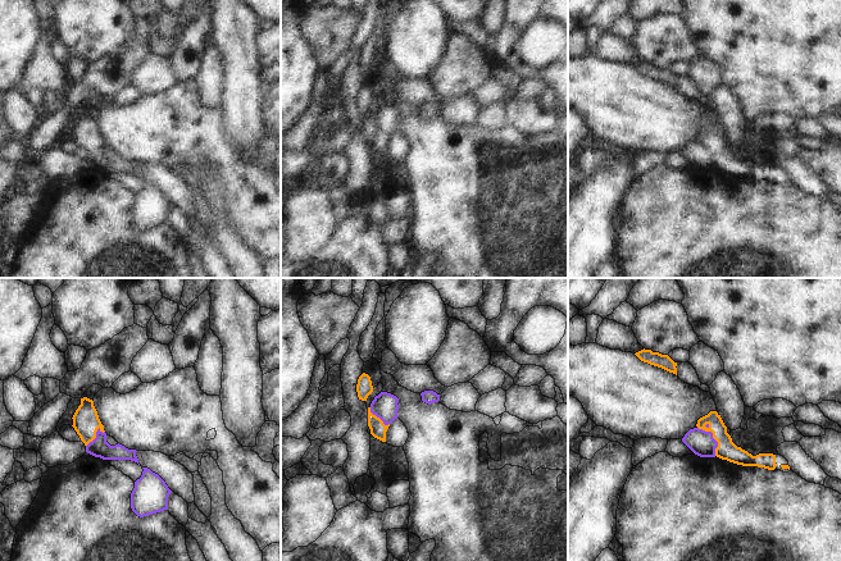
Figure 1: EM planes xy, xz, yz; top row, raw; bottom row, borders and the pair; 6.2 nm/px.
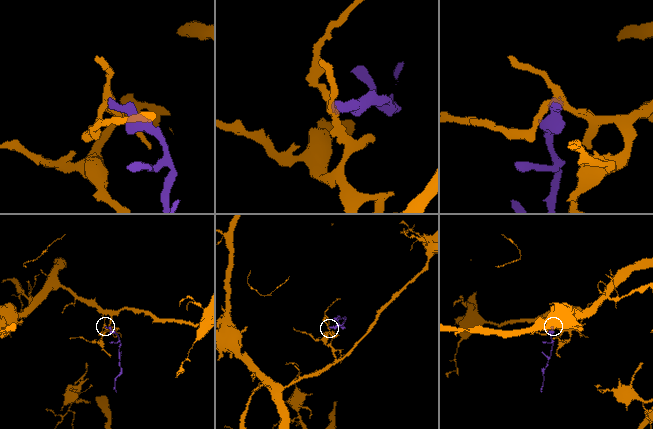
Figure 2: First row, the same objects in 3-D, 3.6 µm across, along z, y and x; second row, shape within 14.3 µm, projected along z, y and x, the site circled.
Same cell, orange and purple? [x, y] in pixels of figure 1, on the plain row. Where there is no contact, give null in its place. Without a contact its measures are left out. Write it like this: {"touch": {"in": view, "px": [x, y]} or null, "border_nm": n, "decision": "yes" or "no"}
{"touch": {"in": "yz", "px": [713, 150]}, "border_nm": 220, "decision": "no"}

